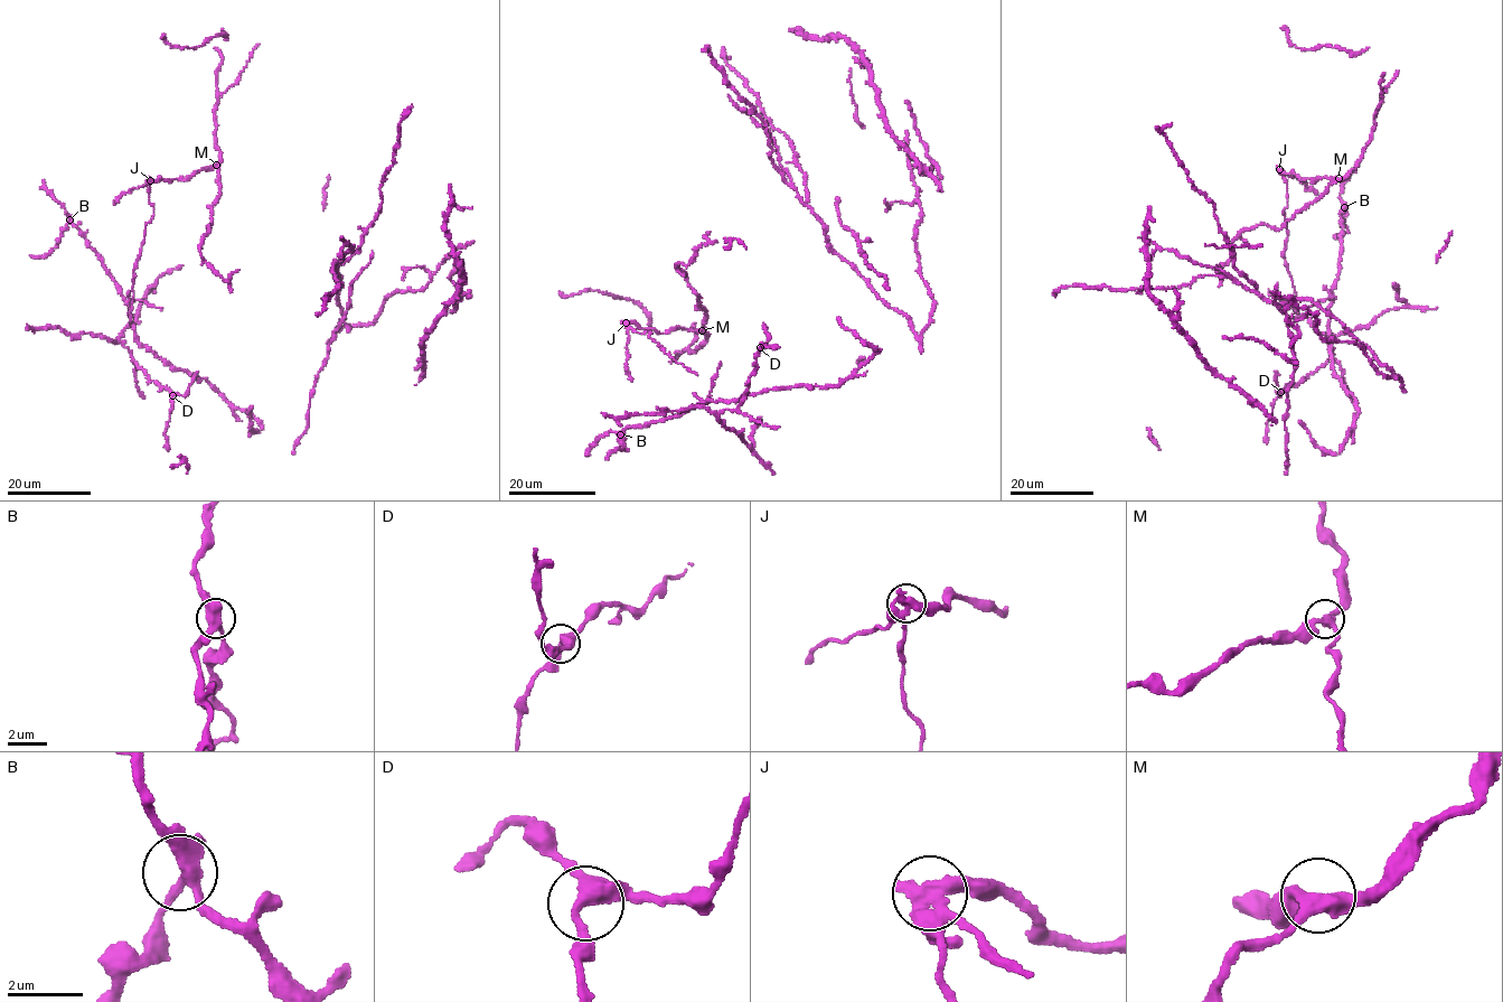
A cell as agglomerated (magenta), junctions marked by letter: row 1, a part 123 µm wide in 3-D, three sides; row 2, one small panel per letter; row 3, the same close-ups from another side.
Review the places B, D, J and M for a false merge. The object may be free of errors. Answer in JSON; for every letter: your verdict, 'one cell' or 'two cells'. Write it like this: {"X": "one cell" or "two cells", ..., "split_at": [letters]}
{"B": "one cell", "D": "one cell", "J": "two cells", "M": "one cell", "split_at": ["J"]}

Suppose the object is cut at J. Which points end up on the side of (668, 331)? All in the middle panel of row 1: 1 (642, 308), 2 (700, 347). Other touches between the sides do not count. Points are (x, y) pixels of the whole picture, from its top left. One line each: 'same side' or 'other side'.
1: same side
2: same side

